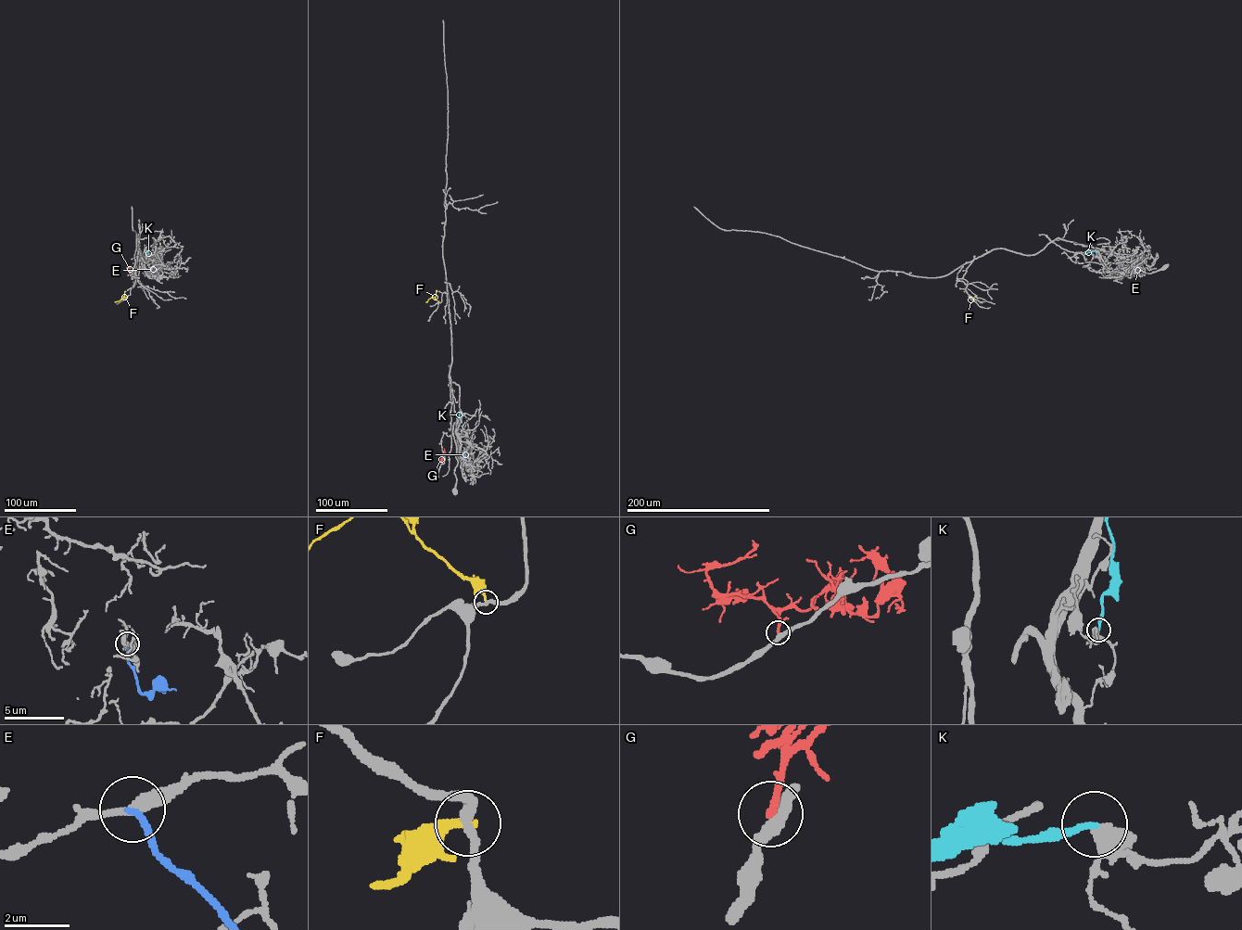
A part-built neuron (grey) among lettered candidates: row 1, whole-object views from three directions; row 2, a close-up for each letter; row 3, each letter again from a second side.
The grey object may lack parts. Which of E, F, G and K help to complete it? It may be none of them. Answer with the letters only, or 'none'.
none

